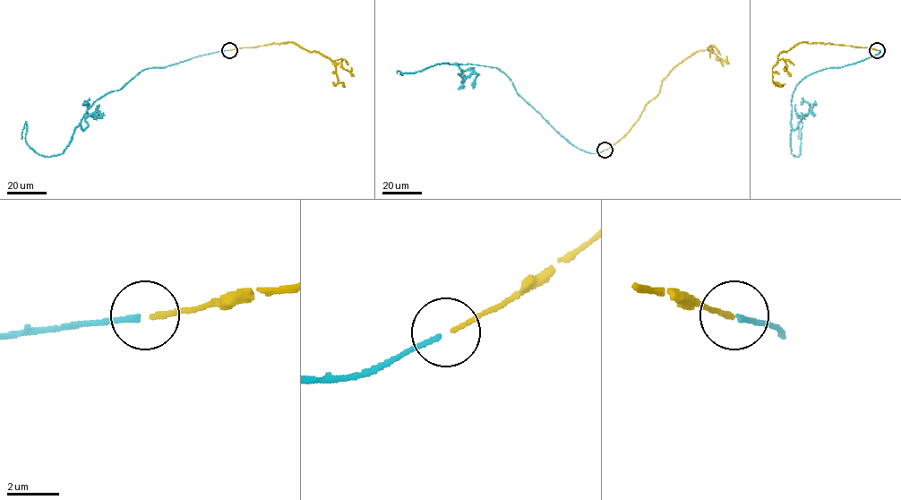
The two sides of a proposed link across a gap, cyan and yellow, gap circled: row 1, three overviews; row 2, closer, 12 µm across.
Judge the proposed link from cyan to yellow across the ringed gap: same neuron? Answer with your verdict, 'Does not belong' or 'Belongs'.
Belongs

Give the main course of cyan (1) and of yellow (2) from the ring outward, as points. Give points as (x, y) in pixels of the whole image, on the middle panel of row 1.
1: (604, 150), (590, 153), (570, 143), (498, 69), (447, 64), (402, 75), (399, 71), (397, 73)
2: (604, 150), (628, 132), (645, 106), (658, 92), (661, 81), (679, 64), (711, 45), (710, 57)

